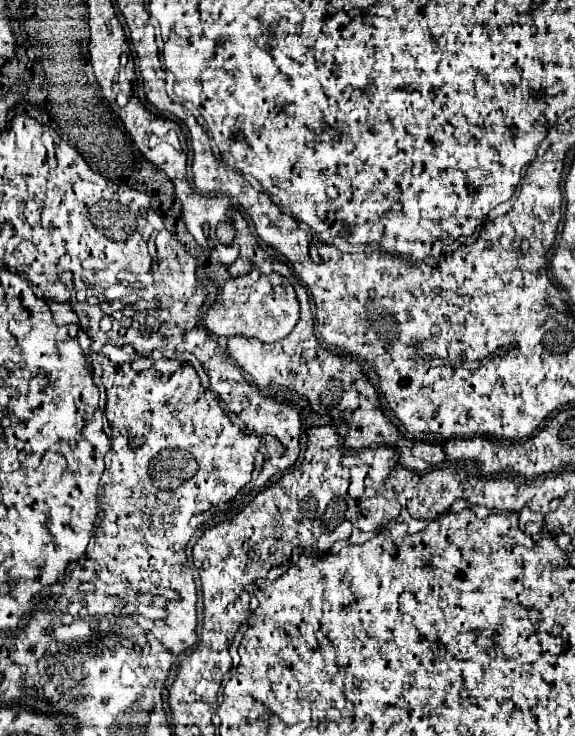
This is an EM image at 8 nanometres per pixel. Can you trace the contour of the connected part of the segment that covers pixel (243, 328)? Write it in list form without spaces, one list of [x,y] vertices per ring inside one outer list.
[[[252,271],[244,277],[228,279],[220,291],[216,301],[204,313],[204,327],[216,337],[228,337],[242,333],[246,337],[254,337],[262,343],[284,339],[298,323],[300,309],[294,287],[290,281],[278,273],[260,275]]]

